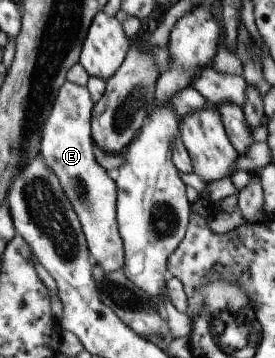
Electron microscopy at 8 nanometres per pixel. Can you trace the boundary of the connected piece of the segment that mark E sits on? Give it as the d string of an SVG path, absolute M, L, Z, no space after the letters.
M66 79L59 87L51 112L43 123L41 140L39 141L39 157L45 163L45 166L56 176L64 195L77 215L92 261L98 264L106 273L122 267L123 243L119 236L115 218L117 198L115 183L110 179L107 171L96 162L92 152L93 139L89 128L92 106L93 103L90 100L86 86L80 85L80 83L76 83L76 81L71 79Z

